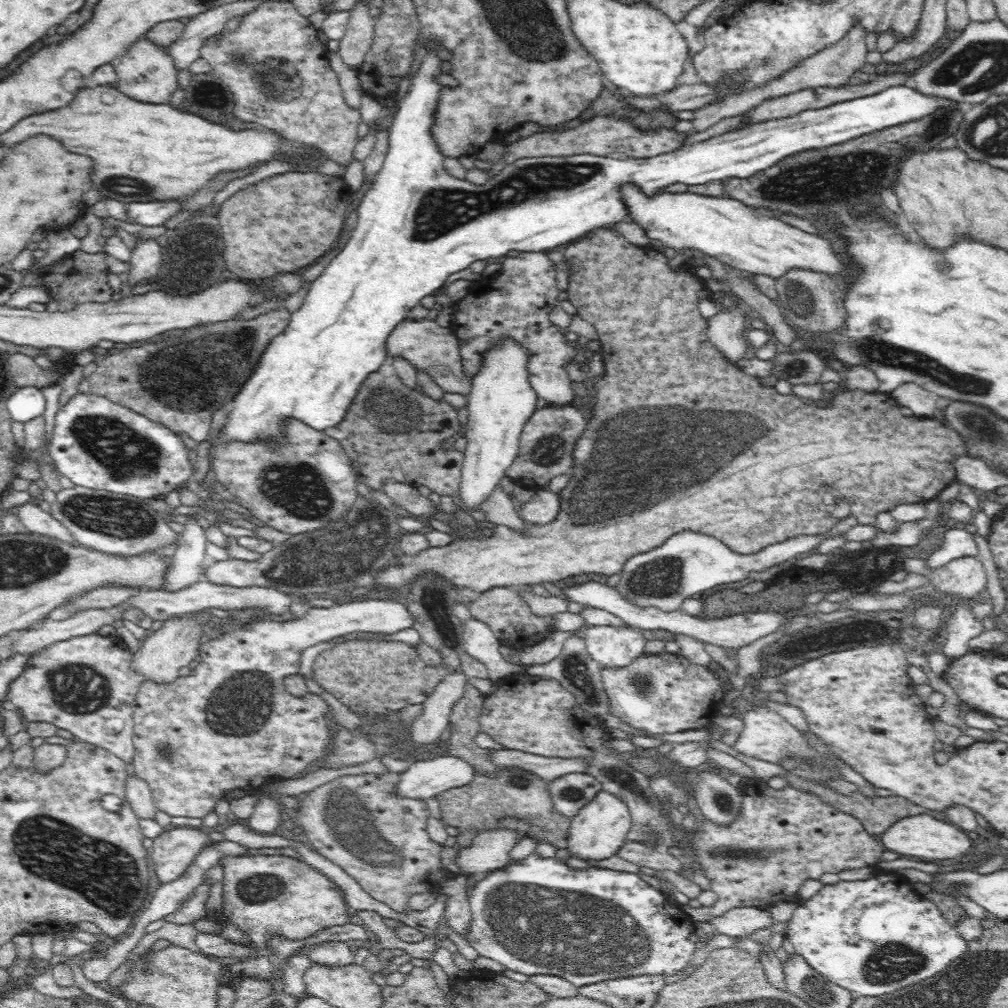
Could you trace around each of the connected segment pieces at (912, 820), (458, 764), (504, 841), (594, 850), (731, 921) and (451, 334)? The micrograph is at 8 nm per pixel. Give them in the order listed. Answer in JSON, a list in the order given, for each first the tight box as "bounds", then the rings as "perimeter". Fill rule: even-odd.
[{"bounds":[879,812,972,861],"perimeter":[[[920,812],[914,816],[900,818],[879,837],[886,850],[900,855],[916,856],[916,860],[922,859],[923,861],[944,860],[944,856],[958,858],[970,852],[972,848],[972,840],[966,836],[966,832],[947,822],[945,818],[940,818],[936,813]]]},{"bounds":[397,755,475,800],"perimeter":[[[440,755],[433,759],[414,761],[410,764],[408,770],[401,774],[397,792],[408,798],[425,800],[430,797],[436,797],[441,792],[452,787],[468,784],[468,782],[472,781],[475,772],[475,768],[467,760],[459,756]]]},{"bounds":[456,828,518,877],"perimeter":[[[496,828],[481,831],[470,846],[458,848],[456,866],[462,874],[472,877],[506,867],[510,854],[518,844],[518,830]]]},{"bounds":[568,790,632,860],"perimeter":[[[602,790],[584,805],[572,818],[568,831],[568,850],[582,860],[602,860],[617,854],[617,851],[628,842],[628,832],[632,830],[631,814],[627,804],[615,794]]]},{"bounds":[708,907,772,937],"perimeter":[[[744,907],[730,909],[726,914],[710,917],[708,922],[719,934],[726,936],[746,937],[754,930],[772,926],[772,916],[767,908]]]},{"bounds":[387,318,472,396],"perimeter":[[[406,318],[389,334],[387,342],[390,357],[402,357],[416,369],[428,371],[442,390],[464,396],[470,393],[472,378],[463,373],[463,362],[459,352],[460,341],[452,327],[440,326],[436,321],[427,318],[421,321]]]}]

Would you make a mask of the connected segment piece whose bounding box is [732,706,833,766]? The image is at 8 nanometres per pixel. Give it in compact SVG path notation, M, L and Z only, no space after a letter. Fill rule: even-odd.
M760 707L749 710L743 716L743 729L738 740L732 745L738 754L766 760L766 762L776 763L784 756L793 756L794 758L804 758L808 761L815 761L817 764L833 766L832 761L819 755L818 751L813 750L806 741L804 733L798 731L784 717L781 717L773 709Z

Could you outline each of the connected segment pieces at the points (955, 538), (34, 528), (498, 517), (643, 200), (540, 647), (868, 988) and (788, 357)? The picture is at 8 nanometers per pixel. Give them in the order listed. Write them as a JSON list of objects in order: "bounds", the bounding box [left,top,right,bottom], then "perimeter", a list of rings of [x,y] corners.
[{"bounds":[926,526,979,572],"perimeter":[[[968,526],[962,527],[962,529],[948,529],[943,533],[940,548],[926,559],[926,567],[932,572],[953,559],[964,556],[977,557],[979,552],[974,538],[975,535],[975,530]]]},{"bounds":[17,502,78,544],"perimeter":[[[28,502],[18,507],[17,514],[28,532],[59,538],[64,542],[69,542],[69,544],[78,544],[62,523],[33,502]]]},{"bounds":[476,484,527,530],"perimeter":[[[500,484],[495,486],[492,495],[476,509],[481,510],[485,514],[487,525],[504,525],[516,530],[524,530],[527,526],[527,523],[515,514],[512,500]]]},{"bounds":[620,182,846,279],"perimeter":[[[631,182],[620,186],[620,194],[623,194],[624,205],[628,208],[627,221],[642,229],[648,237],[647,246],[653,249],[673,248],[687,257],[692,256],[693,250],[698,250],[704,256],[716,258],[725,266],[734,268],[737,275],[766,274],[777,279],[792,268],[809,268],[830,276],[846,272],[846,264],[840,262],[828,240],[803,232],[728,196],[659,191],[648,197]]]},{"bounds":[518,630,573,666],"perimeter":[[[557,630],[552,636],[547,636],[536,644],[530,645],[530,648],[518,650],[521,666],[544,664],[554,660],[563,651],[564,642],[573,633]]]},{"bounds":[785,873,967,997],"perimeter":[[[889,873],[880,874],[874,878],[858,881],[844,881],[840,880],[836,884],[823,886],[822,889],[811,898],[808,898],[803,904],[798,905],[794,910],[788,925],[785,928],[786,938],[792,942],[796,954],[804,958],[805,962],[812,970],[816,971],[820,975],[826,977],[830,982],[841,986],[843,989],[850,990],[858,997],[879,997],[883,994],[890,994],[910,986],[911,984],[920,982],[924,978],[930,978],[947,969],[947,967],[960,958],[967,949],[967,940],[964,940],[960,936],[960,933],[951,926],[942,914],[940,910],[936,908],[936,904],[928,902],[928,900],[922,900],[910,886],[910,882],[901,873]]]},{"bounds":[770,350,829,385],"perimeter":[[[812,350],[795,352],[782,352],[770,360],[774,362],[771,375],[778,381],[788,381],[790,385],[812,385],[821,377],[829,367],[825,365],[821,356]]]}]

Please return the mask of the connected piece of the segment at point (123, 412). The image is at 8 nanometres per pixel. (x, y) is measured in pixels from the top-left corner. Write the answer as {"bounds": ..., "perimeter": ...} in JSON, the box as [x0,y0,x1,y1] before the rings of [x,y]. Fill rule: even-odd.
{"bounds":[49,392,193,500],"perimeter":[[[92,392],[76,394],[66,403],[56,412],[49,455],[59,474],[76,487],[151,500],[193,480],[193,453],[166,426]]]}

